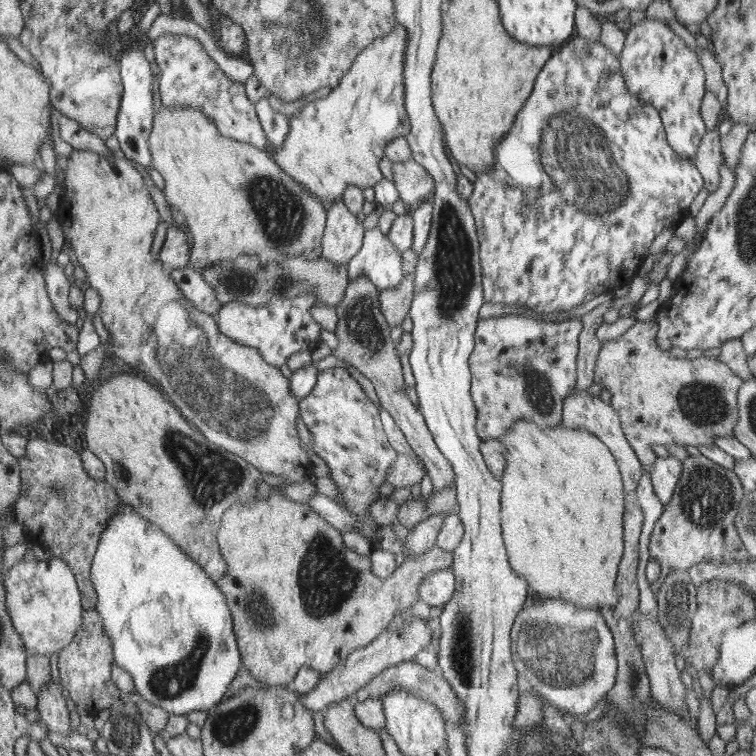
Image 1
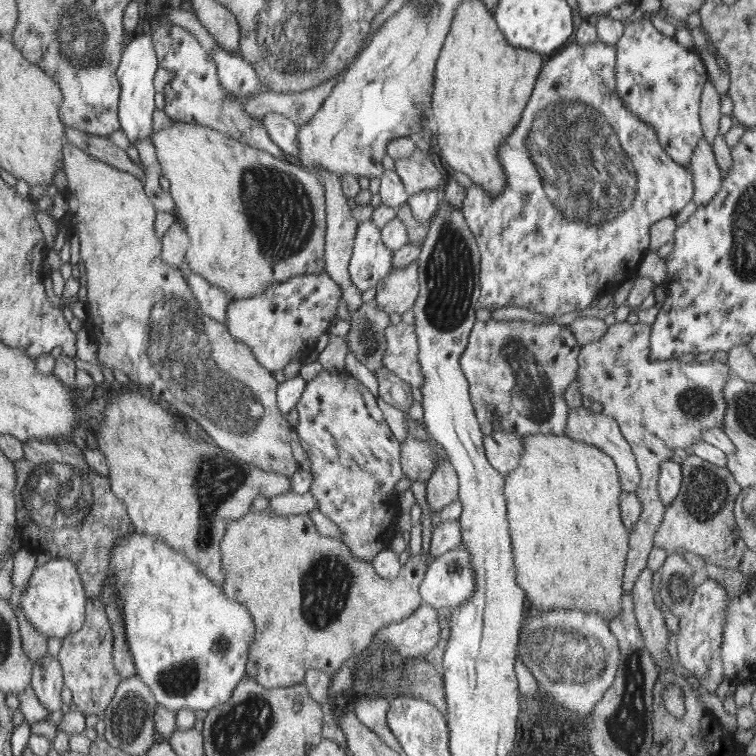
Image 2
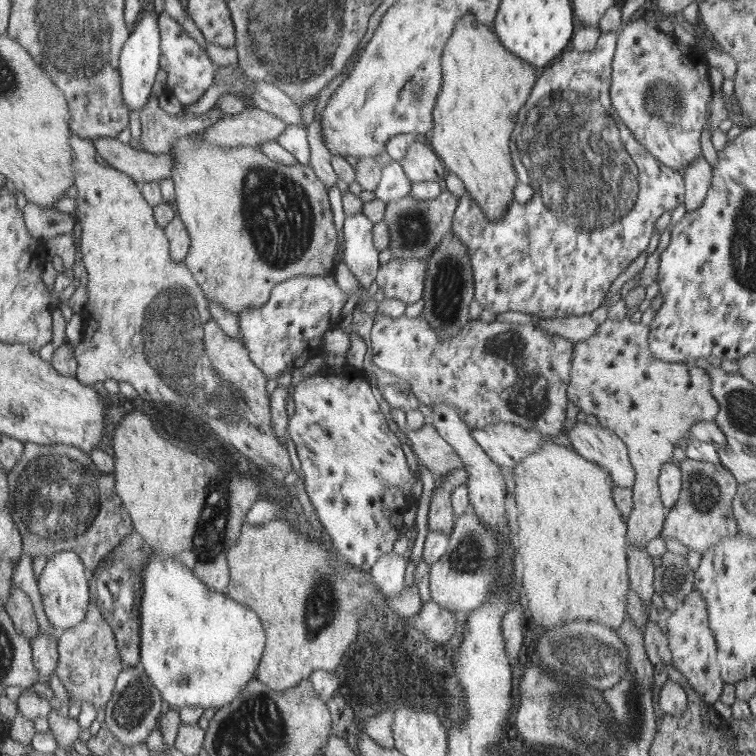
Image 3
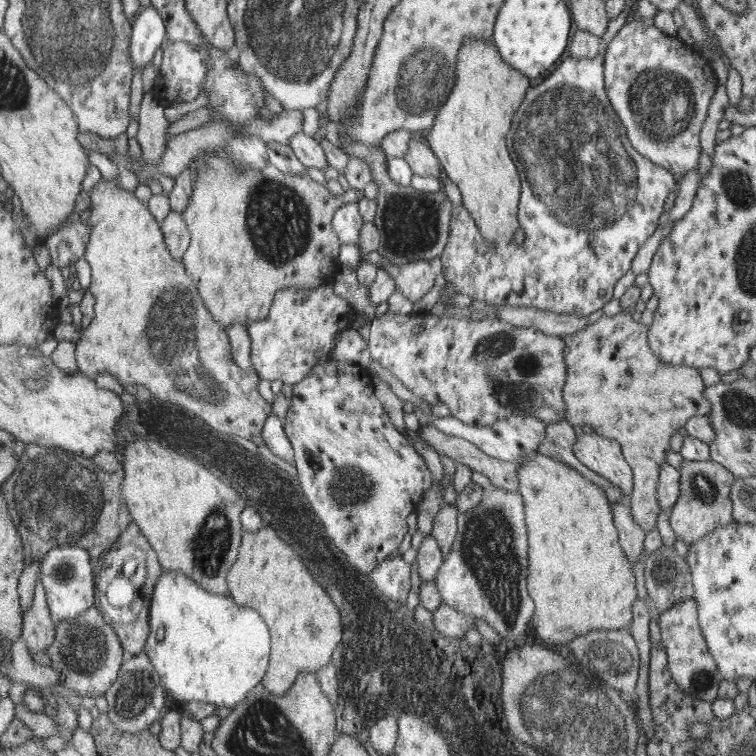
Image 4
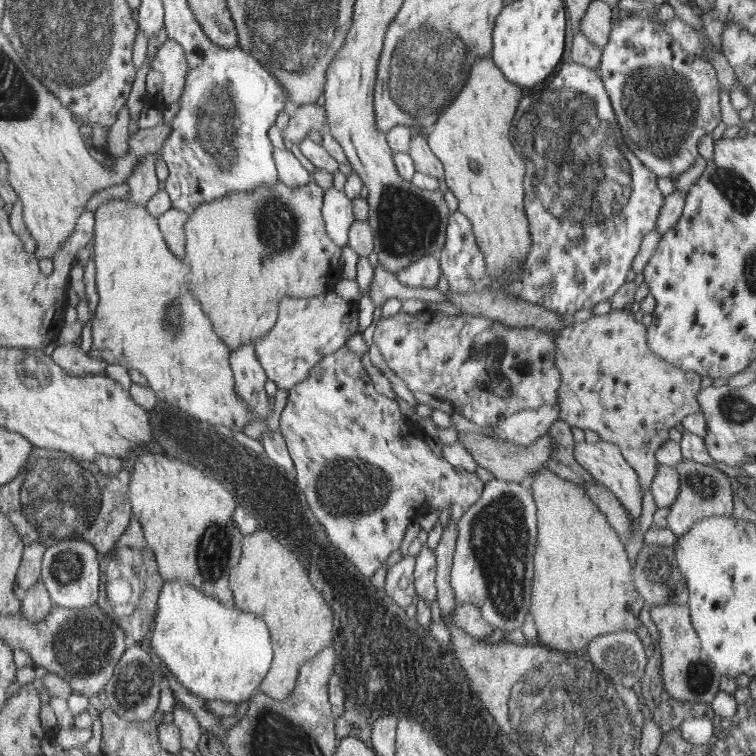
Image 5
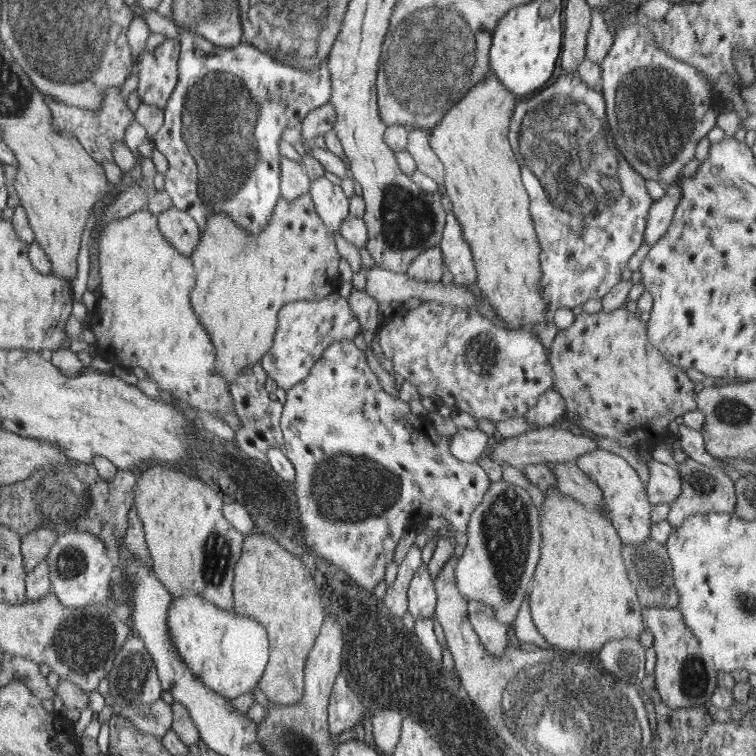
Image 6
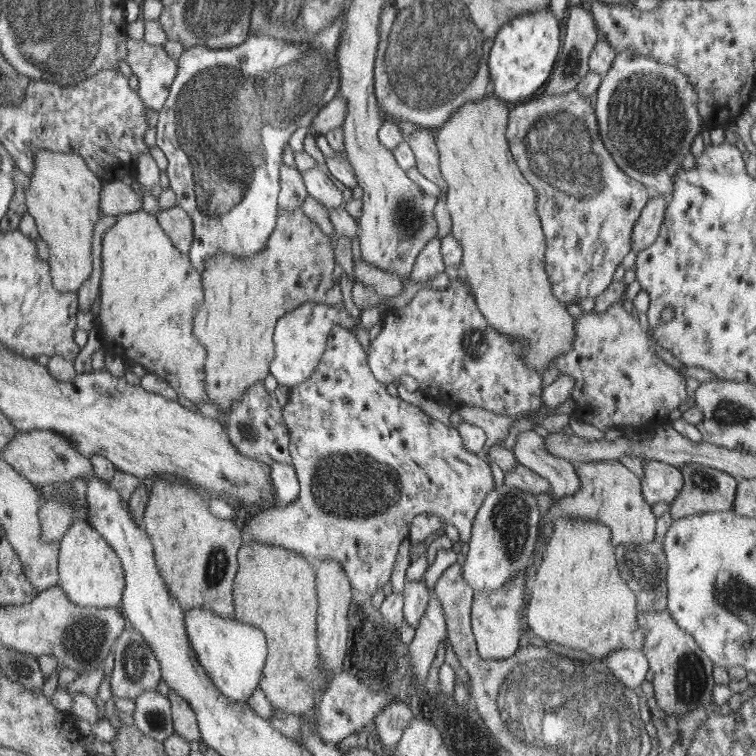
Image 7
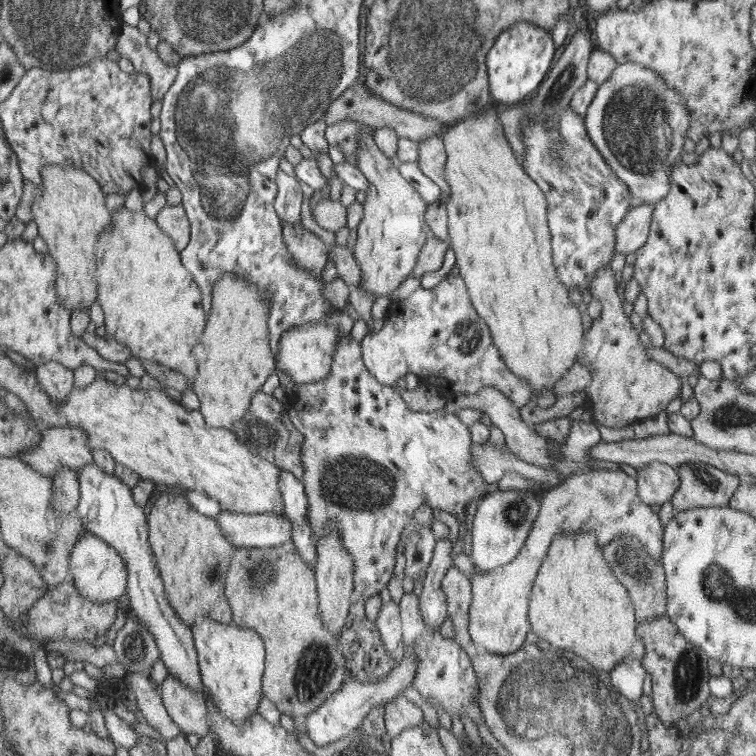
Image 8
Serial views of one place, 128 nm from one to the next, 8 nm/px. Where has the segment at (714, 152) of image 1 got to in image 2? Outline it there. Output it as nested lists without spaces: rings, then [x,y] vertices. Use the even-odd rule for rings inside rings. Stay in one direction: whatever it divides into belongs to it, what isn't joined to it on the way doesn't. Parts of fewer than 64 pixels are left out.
[[[703,138],[697,141],[687,164],[692,174],[692,200],[698,206],[709,202],[720,188],[720,170],[716,165],[712,146]]]

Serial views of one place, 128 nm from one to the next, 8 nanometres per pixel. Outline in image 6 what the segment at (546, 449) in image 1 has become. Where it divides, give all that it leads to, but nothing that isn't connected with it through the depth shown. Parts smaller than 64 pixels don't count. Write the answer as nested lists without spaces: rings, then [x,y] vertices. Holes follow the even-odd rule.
[[[556,487],[543,492],[541,511],[539,559],[530,585],[528,605],[530,617],[537,632],[550,643],[551,648],[563,651],[598,651],[608,640],[637,638],[644,630],[635,587],[627,579],[621,558],[622,542],[613,525],[601,512],[585,508],[573,497],[562,495]]]

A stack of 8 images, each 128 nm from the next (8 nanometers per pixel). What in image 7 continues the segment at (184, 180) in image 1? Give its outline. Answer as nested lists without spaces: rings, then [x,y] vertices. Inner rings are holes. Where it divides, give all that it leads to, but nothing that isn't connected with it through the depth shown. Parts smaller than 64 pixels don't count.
[[[299,206],[293,210],[281,209],[278,212],[276,228],[269,236],[267,247],[263,251],[246,257],[238,257],[233,253],[217,254],[205,262],[205,272],[200,274],[204,299],[193,316],[192,334],[207,350],[207,358],[204,360],[204,389],[208,393],[208,400],[217,404],[219,416],[225,417],[233,402],[239,400],[253,383],[261,382],[267,376],[271,356],[275,355],[271,334],[275,330],[277,318],[309,301],[333,306],[343,304],[339,286],[337,290],[331,290],[331,270],[335,264],[331,250],[333,248],[327,235],[321,234],[319,227],[305,216]]]

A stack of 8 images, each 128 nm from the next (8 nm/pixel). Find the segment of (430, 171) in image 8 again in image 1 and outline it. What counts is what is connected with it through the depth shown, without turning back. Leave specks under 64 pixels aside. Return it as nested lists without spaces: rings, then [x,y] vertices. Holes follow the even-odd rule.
[[[411,158],[407,161],[393,162],[391,176],[398,192],[398,200],[409,209],[425,200],[435,184],[429,173]]]

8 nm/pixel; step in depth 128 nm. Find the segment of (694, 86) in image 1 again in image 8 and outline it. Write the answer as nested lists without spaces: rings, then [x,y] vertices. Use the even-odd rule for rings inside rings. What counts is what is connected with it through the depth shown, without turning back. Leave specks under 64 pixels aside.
[[[637,63],[616,64],[611,76],[597,87],[583,116],[586,135],[604,163],[626,184],[633,206],[655,205],[668,193],[670,170],[680,163],[680,154],[683,152],[682,144],[690,121],[688,111],[677,91],[670,89],[661,82],[661,78]]]

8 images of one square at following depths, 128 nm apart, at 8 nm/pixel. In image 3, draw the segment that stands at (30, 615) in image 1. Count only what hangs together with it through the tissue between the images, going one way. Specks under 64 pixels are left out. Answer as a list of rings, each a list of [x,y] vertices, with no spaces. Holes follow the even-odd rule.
[[[66,550],[49,557],[37,578],[37,590],[41,598],[41,606],[49,624],[58,632],[63,629],[76,627],[83,619],[89,592],[83,576],[83,566],[76,553]]]

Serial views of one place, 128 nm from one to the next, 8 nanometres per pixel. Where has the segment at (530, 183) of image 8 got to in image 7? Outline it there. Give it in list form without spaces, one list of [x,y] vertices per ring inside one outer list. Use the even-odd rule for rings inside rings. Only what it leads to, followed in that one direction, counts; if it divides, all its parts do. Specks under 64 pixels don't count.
[[[491,91],[484,99],[463,104],[461,112],[449,124],[434,130],[433,135],[439,151],[440,173],[448,185],[445,206],[451,220],[450,233],[462,248],[460,267],[465,271],[475,308],[498,333],[517,340],[523,346],[520,357],[524,363],[542,373],[550,360],[554,362],[573,346],[575,320],[567,313],[566,306],[557,301],[548,280],[544,260],[546,243],[536,212],[536,192],[525,176],[519,174],[505,142],[505,124],[508,124],[505,103]]]

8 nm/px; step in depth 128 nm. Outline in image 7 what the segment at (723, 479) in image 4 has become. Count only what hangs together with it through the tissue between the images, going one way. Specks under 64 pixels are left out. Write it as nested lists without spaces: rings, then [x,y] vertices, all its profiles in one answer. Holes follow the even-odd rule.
[[[685,463],[679,466],[682,487],[668,508],[672,520],[695,513],[733,509],[735,480],[731,478],[731,484],[725,488],[725,492],[719,492],[719,488],[712,487],[709,473],[700,472],[703,467],[696,463]]]

